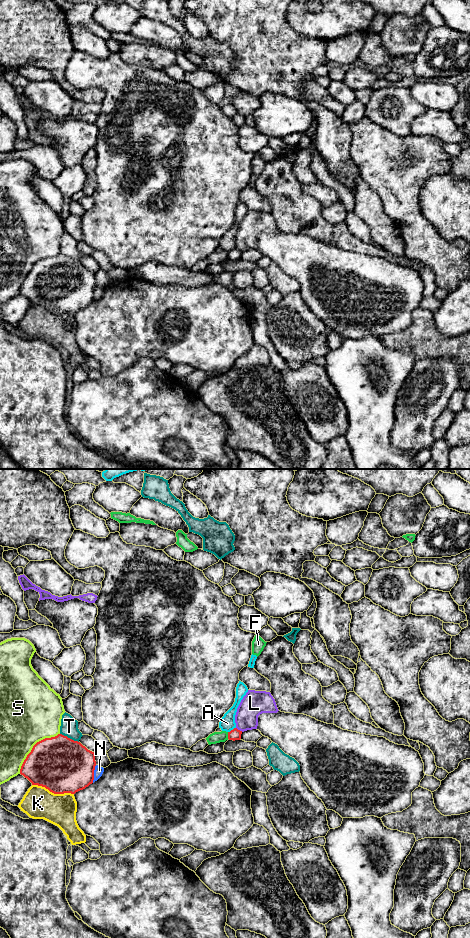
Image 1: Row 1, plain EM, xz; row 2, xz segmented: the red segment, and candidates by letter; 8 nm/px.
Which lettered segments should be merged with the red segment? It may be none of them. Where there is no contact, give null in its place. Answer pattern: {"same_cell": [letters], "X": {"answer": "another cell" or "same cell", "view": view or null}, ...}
{"same_cell": [], "A": {"answer": "another cell", "view": "xz"}, "F": {"answer": "another cell", "view": "xz"}, "K": {"answer": "another cell", "view": "xz"}, "L": {"answer": "another cell", "view": "xz"}, "N": {"answer": "another cell", "view": "xz"}, "S": {"answer": "another cell", "view": "xz"}, "T": {"answer": "another cell", "view": "xz"}}

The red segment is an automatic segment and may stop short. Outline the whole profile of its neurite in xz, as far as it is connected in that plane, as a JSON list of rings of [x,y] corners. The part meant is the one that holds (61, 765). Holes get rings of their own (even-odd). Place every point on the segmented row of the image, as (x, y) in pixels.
[[[58,734],[33,746],[20,774],[32,785],[45,787],[54,794],[75,794],[93,783],[95,766],[94,752]]]

